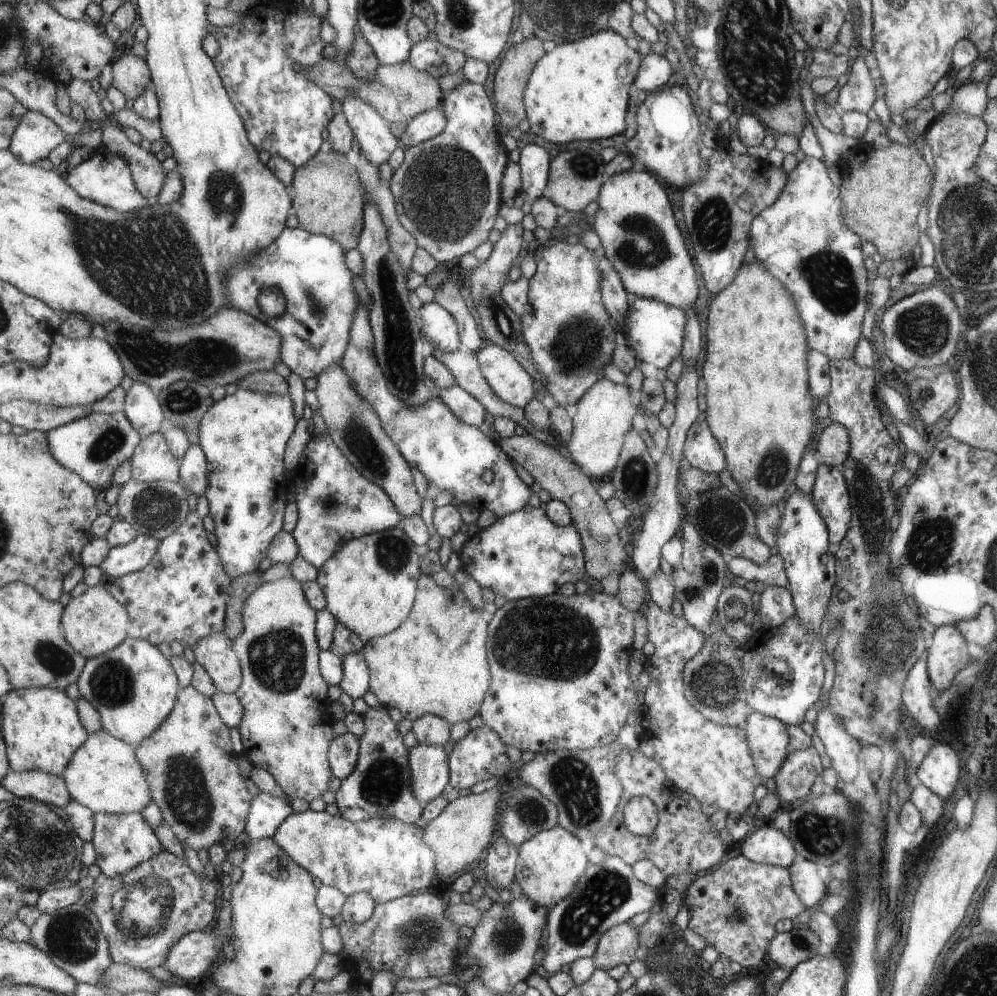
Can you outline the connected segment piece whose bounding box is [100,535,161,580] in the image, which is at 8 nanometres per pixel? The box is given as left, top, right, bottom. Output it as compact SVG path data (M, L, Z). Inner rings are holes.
M140 535L127 546L112 548L107 560L103 560L100 568L105 574L114 577L116 580L124 575L139 572L155 558L159 552L161 540L153 536Z

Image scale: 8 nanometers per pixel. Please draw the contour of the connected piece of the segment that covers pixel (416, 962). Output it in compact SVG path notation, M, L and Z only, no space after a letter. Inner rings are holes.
M436 888L378 904L371 920L364 924L345 921L340 927L344 947L354 957L353 963L368 960L374 975L383 968L391 970L399 979L408 977L413 980L445 976L451 971L456 973L461 928L445 916L447 906L449 902Z

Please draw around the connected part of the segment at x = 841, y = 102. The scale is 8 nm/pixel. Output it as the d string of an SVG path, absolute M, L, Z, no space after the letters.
M860 46L858 48L858 56L848 70L849 76L847 82L841 86L839 90L839 96L837 96L835 107L839 113L842 112L863 112L867 113L867 110L872 108L872 104L875 100L875 86L879 81L875 72L870 71L865 66L864 57L867 52L866 46Z

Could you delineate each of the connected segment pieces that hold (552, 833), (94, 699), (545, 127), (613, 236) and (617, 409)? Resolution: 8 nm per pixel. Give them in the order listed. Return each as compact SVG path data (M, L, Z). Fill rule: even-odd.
M561 824L548 830L541 830L521 844L515 879L523 893L531 896L531 900L535 900L541 906L552 908L563 898L572 896L579 878L583 876L590 864L587 858L588 849L589 845L579 836L575 836L571 830L563 828Z
M130 636L111 652L88 660L77 684L81 695L97 708L104 728L114 738L126 741L135 748L169 718L182 690L172 661L150 641Z
M613 30L557 45L537 64L526 91L531 132L554 144L603 140L621 134L629 86L638 75L641 54L627 48Z
M630 169L619 174L611 174L606 176L603 182L597 202L600 209L596 212L594 231L599 236L603 253L611 261L613 271L619 276L623 289L637 298L659 300L664 304L686 309L699 292L697 274L689 258L689 252L683 246L683 238L677 230L663 184L649 170L635 172Z
M603 378L573 408L573 436L564 441L564 451L595 482L602 481L603 476L614 471L623 438L634 421L638 420L635 416L637 407L629 400L629 394L636 384L634 380L627 384L613 384Z

